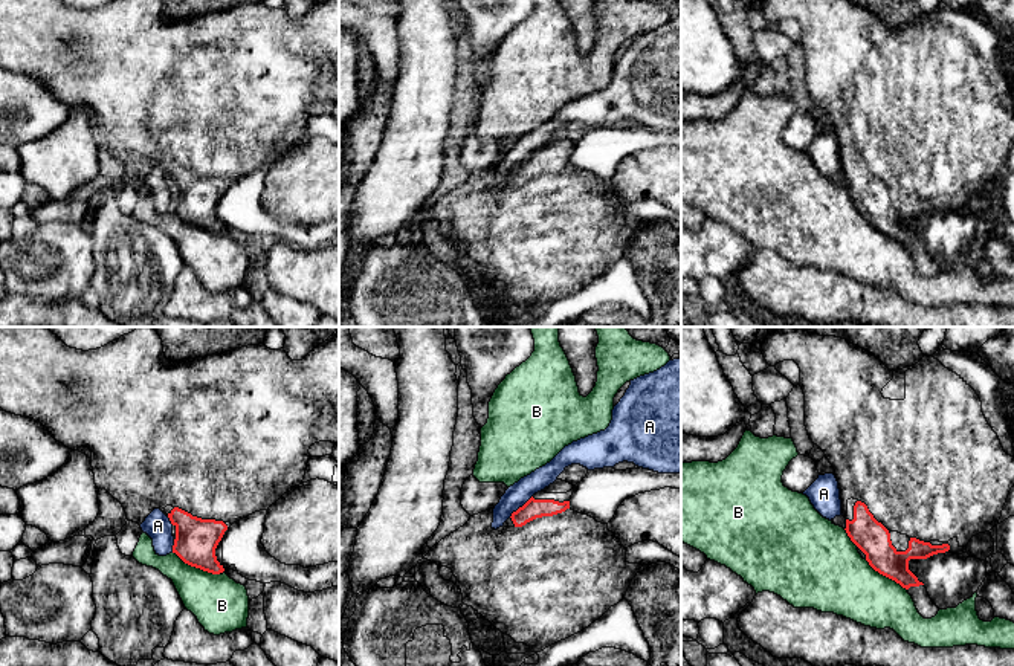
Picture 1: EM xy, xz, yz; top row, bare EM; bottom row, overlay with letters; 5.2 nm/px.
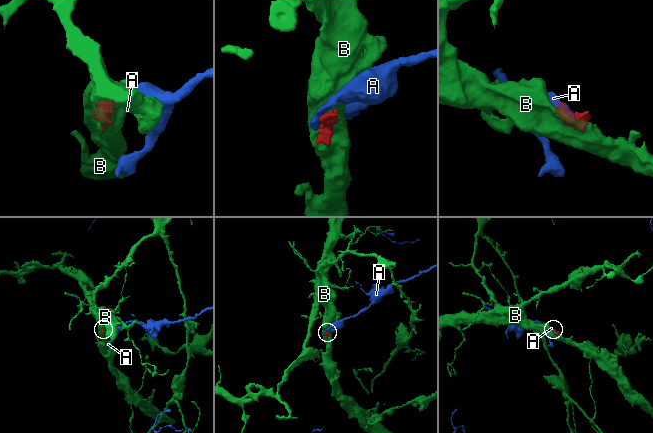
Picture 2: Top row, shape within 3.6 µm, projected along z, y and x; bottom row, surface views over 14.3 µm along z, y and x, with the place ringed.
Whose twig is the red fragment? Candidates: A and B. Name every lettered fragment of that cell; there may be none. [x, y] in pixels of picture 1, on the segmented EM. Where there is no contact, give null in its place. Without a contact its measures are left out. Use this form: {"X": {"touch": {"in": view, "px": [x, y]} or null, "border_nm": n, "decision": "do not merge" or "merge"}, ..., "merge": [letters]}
{"A": {"touch": {"in": "xz", "px": [519, 507]}, "border_nm": 170, "decision": "do not merge"}, "B": {"touch": {"in": "xy", "px": [196, 567]}, "border_nm": 280, "decision": "do not merge"}, "merge": []}

